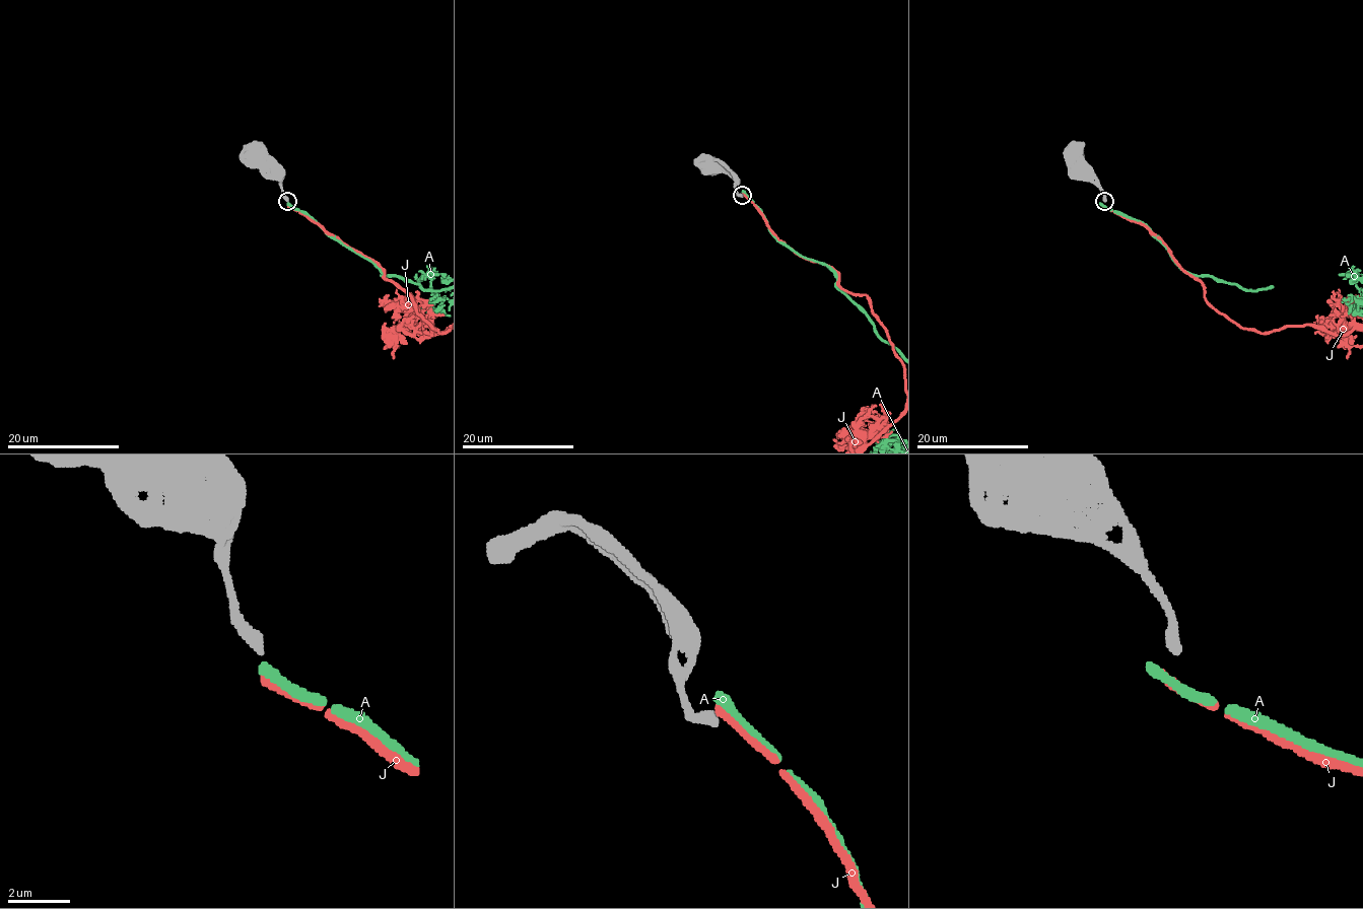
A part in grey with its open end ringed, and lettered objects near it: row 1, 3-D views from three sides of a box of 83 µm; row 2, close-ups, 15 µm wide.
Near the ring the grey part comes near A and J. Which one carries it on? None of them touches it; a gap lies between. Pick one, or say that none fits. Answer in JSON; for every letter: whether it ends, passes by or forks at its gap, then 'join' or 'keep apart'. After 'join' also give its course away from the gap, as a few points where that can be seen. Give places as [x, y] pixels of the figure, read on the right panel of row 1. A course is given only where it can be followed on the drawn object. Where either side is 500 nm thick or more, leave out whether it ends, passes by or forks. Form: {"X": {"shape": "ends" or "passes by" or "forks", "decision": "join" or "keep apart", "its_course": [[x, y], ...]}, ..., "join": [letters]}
{"A": {"shape": "ends", "decision": "join"}, "J": {"shape": "ends", "decision": "keep apart"}, "join": ["A"]}

